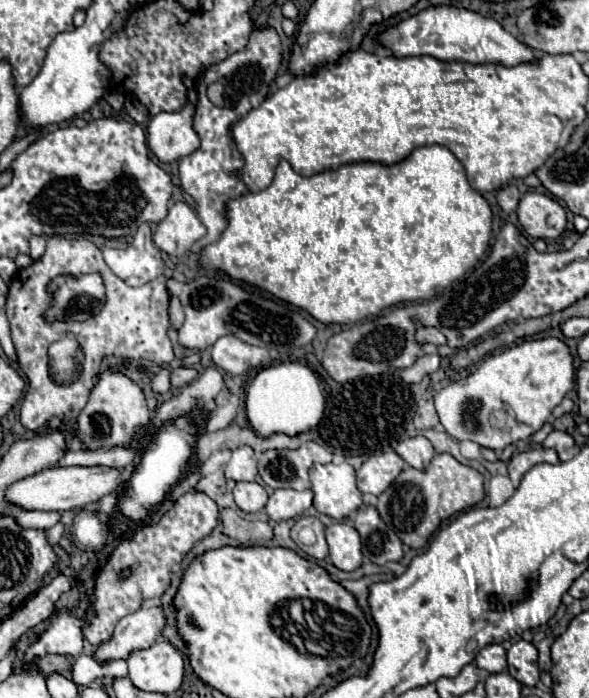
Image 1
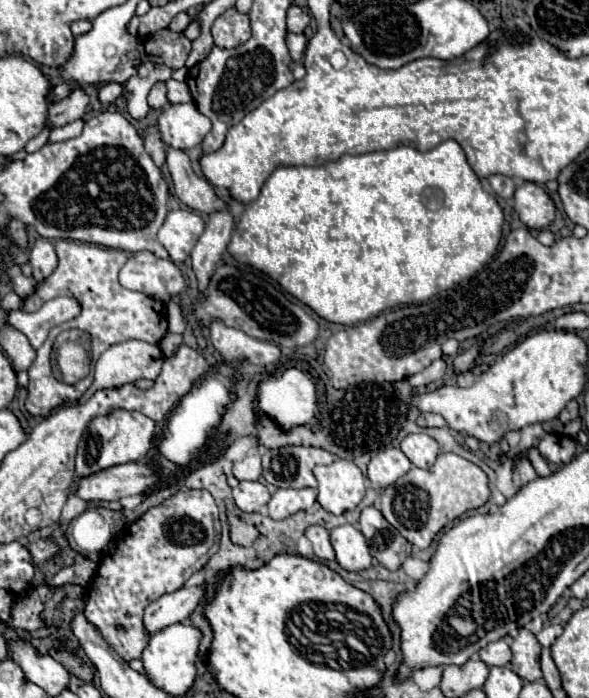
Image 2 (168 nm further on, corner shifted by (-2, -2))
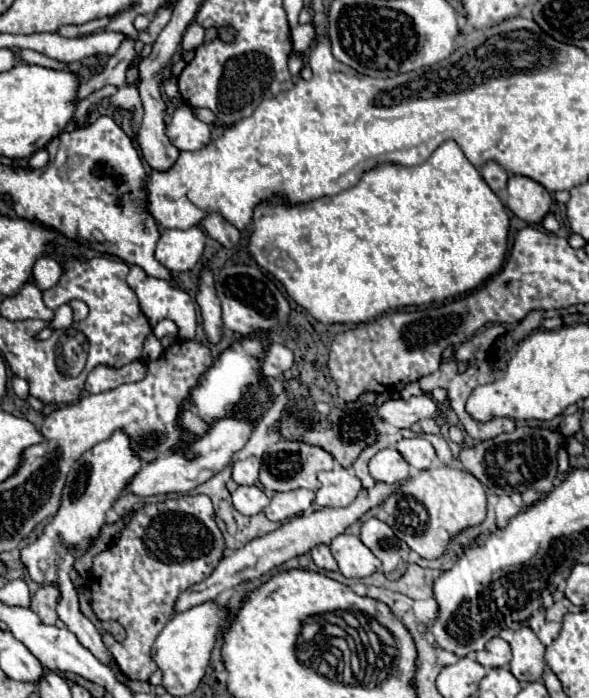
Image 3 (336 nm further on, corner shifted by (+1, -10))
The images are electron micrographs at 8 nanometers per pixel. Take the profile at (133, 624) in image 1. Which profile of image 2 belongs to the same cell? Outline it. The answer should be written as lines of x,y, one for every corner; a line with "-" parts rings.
201,585
163,595
161,599
157,599
145,609
145,615
143,615
145,631
149,635
155,635
169,625
183,623
191,615
191,611
197,607
201,597
203,597

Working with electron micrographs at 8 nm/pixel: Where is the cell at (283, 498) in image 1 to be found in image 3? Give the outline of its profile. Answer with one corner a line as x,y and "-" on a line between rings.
310,489
282,491
282,493
274,493
264,513
270,521
284,521
284,519
302,515
304,511
308,511
312,507
312,501
314,501
314,491

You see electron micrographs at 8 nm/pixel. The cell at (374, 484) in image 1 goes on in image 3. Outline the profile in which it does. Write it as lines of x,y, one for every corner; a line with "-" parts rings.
394,447
382,449
370,459
370,473
376,481
384,481
384,483
406,481
408,469
410,465

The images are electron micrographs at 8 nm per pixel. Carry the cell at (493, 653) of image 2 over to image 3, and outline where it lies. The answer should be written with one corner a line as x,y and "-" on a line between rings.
492,637
486,643
486,647
476,653
476,661
480,665
484,665
486,669
492,669
492,667
508,667
510,659
512,659
510,645
502,637

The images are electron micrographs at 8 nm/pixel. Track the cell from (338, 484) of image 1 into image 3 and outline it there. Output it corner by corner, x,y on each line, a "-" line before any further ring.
340,465
332,471
322,471
320,481
322,487
316,491
316,503
320,507
346,507
362,489
362,483
352,469
344,469

